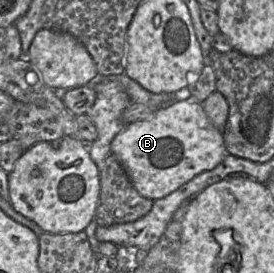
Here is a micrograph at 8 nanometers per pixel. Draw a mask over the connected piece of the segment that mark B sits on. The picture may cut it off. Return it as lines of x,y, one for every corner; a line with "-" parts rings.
194,99
173,101
157,109
148,119
126,125
114,137
110,149
136,191
153,201
171,194
196,175
214,169
227,154
223,133
212,125
202,103

